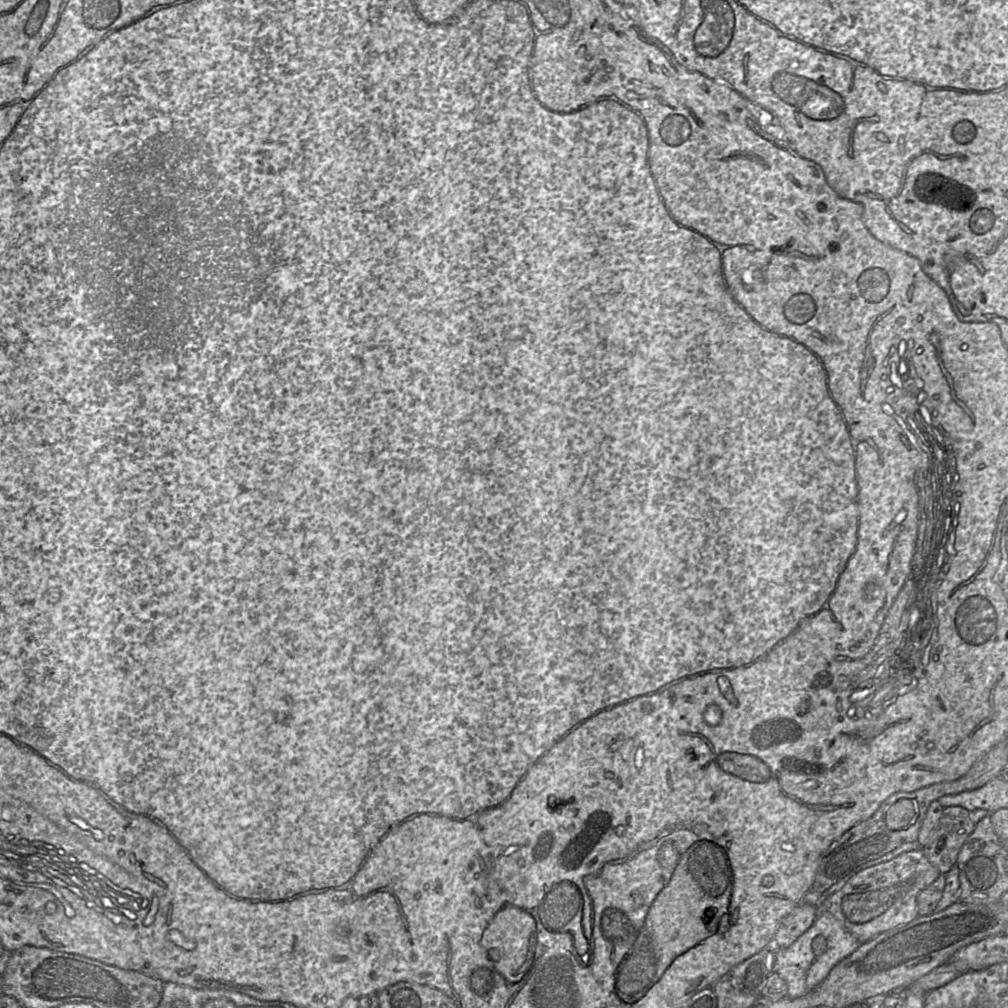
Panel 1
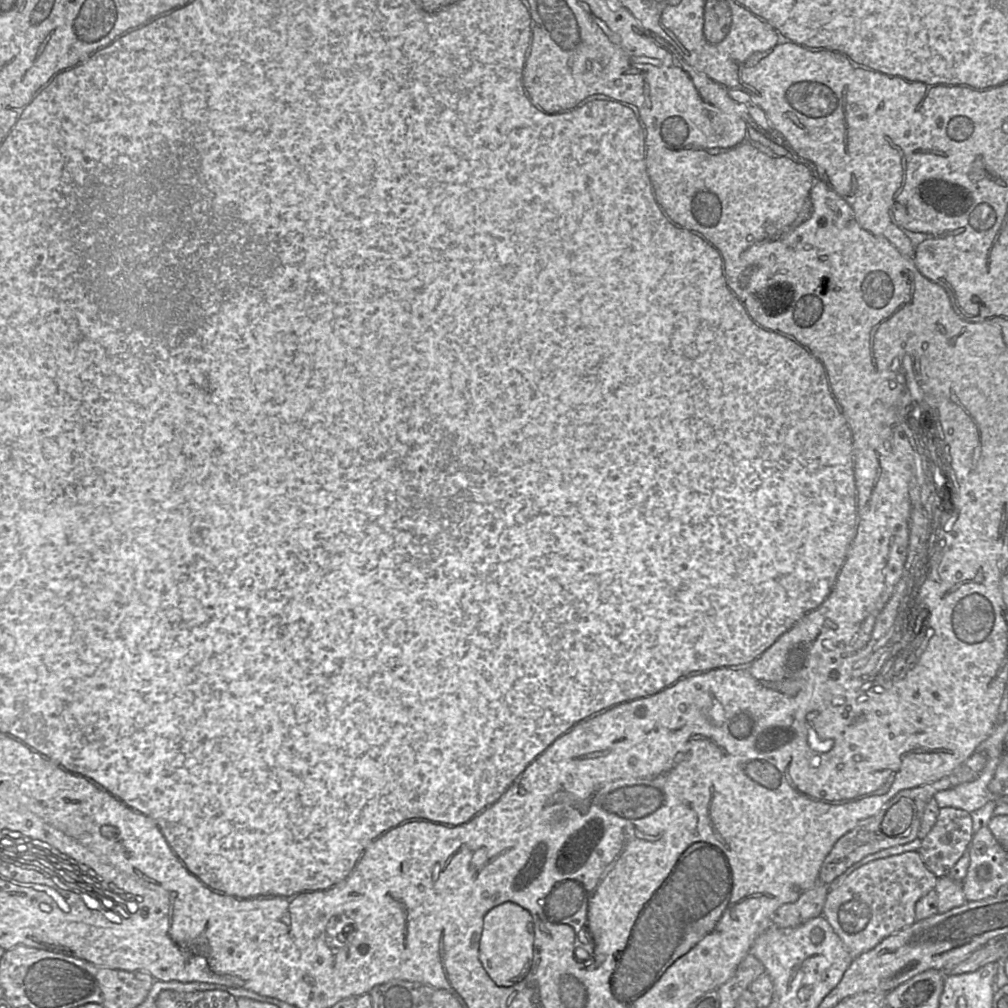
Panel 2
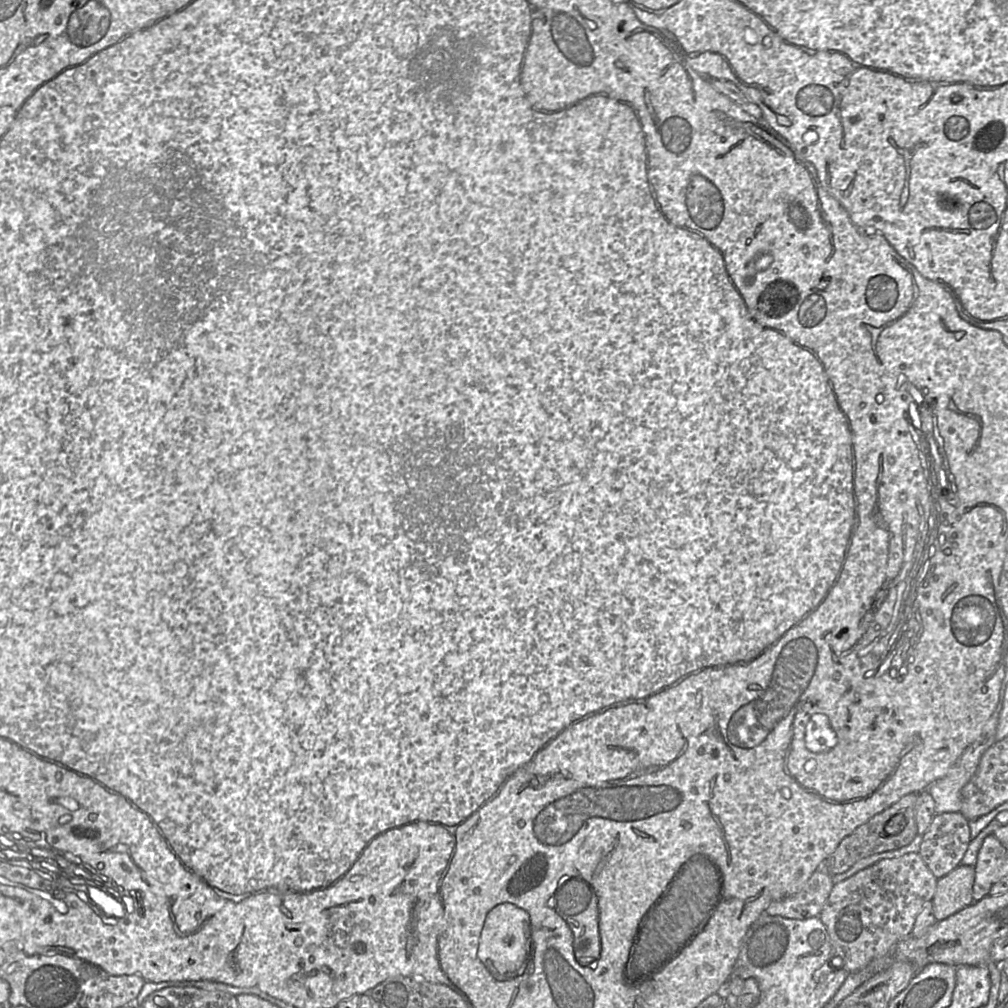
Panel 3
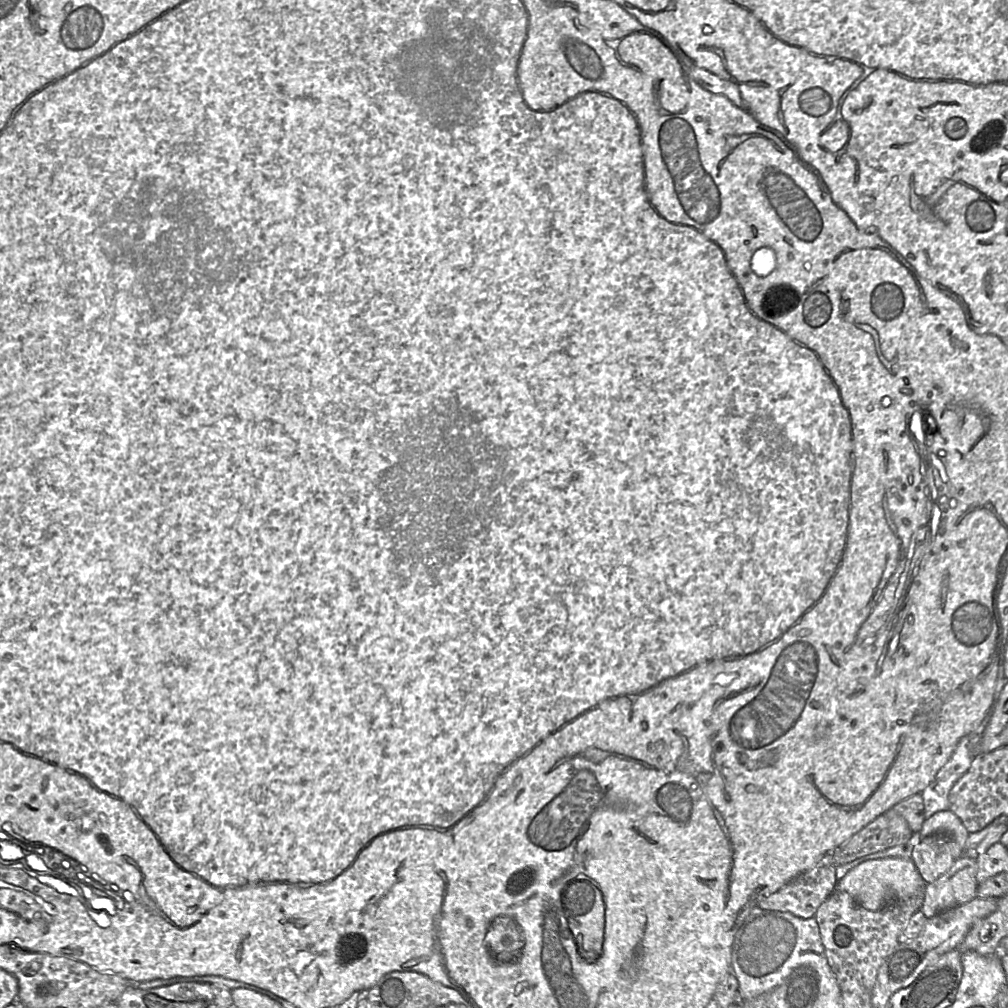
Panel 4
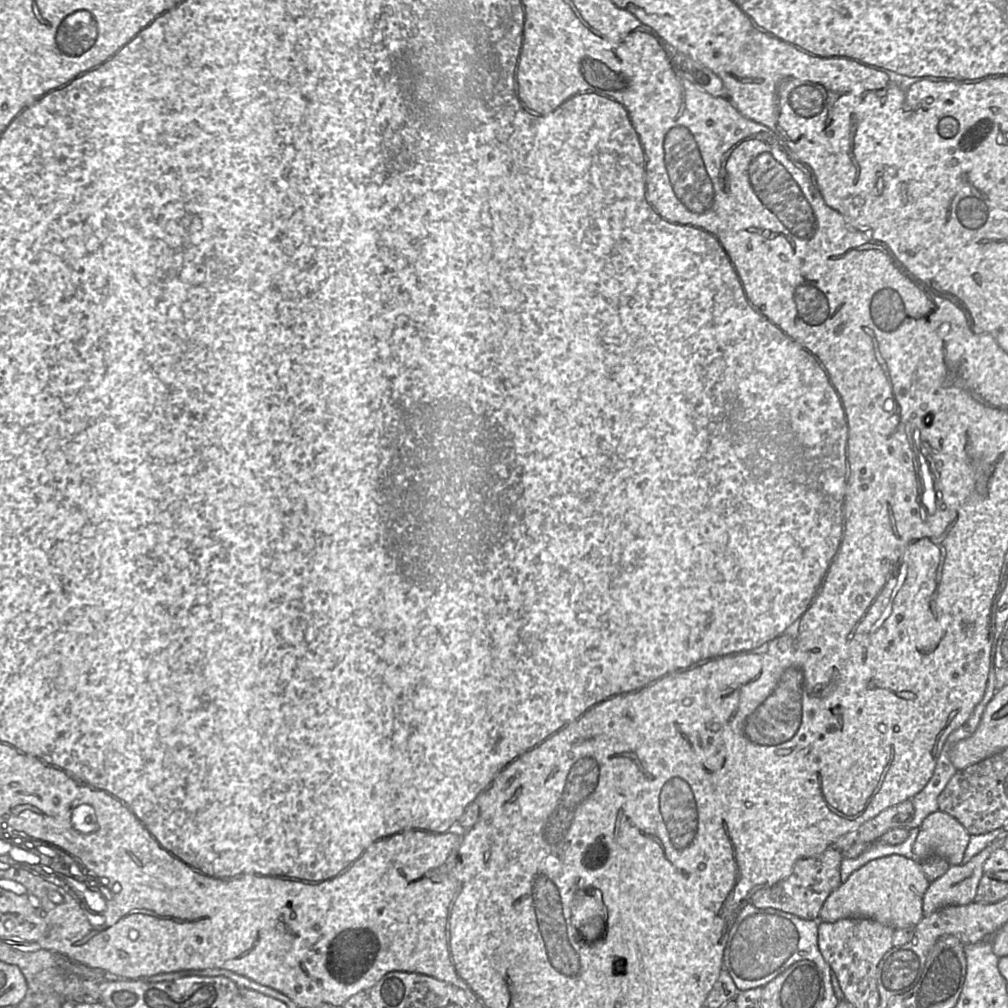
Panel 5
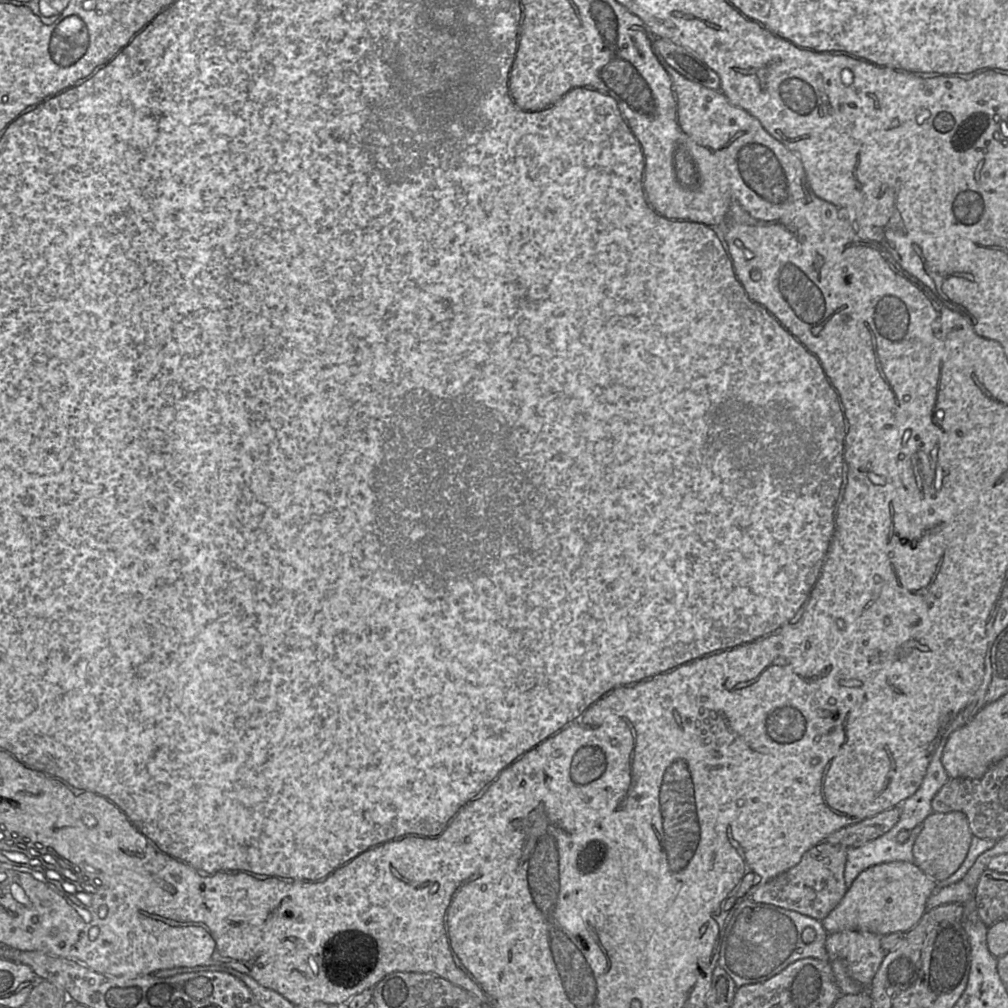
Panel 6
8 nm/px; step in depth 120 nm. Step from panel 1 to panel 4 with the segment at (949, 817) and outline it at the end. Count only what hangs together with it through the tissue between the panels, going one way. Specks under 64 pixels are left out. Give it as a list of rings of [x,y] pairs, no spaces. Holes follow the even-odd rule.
[[[937,833],[922,838],[910,859],[929,884],[944,875],[963,855],[963,850],[950,836]]]

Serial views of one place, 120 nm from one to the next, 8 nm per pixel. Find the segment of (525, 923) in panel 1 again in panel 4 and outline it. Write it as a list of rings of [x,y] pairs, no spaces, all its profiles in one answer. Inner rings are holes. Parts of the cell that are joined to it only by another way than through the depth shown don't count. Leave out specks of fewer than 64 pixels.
[[[498,916],[492,920],[484,942],[496,962],[510,962],[518,957],[523,946],[523,937],[511,917]]]

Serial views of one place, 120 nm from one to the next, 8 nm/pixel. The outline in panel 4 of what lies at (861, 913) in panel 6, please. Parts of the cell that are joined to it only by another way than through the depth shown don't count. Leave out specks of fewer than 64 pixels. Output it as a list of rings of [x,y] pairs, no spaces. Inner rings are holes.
[[[893,857],[861,863],[838,881],[835,890],[847,892],[868,910],[878,911],[892,902],[923,895],[925,886],[926,882],[911,859]]]

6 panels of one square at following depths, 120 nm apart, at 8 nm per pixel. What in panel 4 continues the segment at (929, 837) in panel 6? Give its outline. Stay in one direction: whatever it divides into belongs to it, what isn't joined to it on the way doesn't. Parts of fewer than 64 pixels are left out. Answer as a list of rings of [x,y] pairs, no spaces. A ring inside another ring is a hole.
[[[950,810],[939,811],[926,818],[919,833],[922,838],[937,833],[946,834],[959,845],[965,855],[969,832]]]

